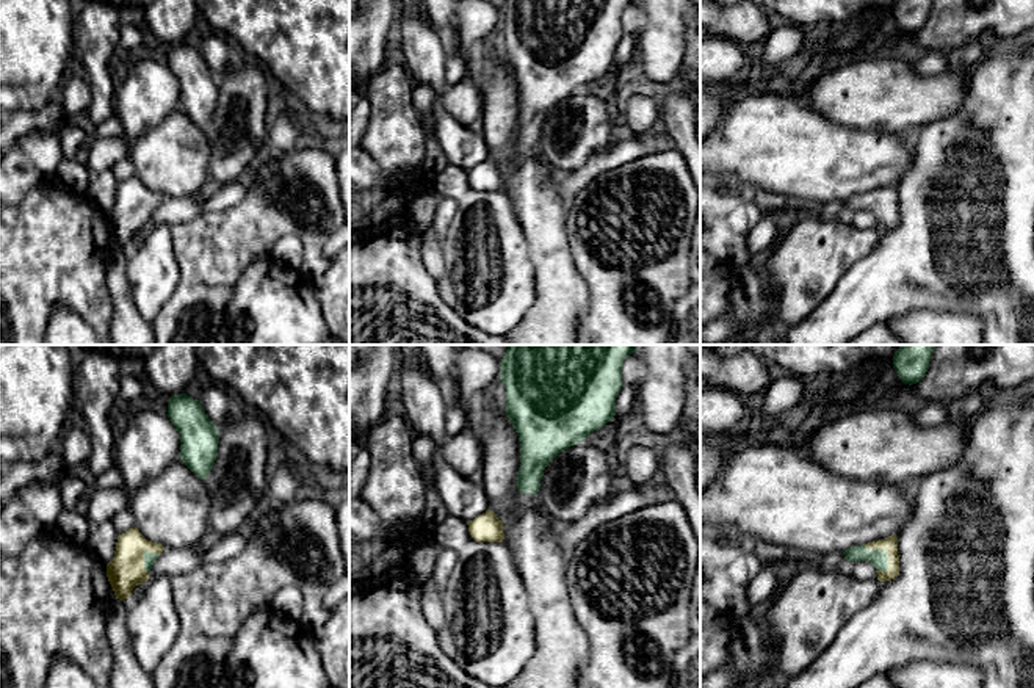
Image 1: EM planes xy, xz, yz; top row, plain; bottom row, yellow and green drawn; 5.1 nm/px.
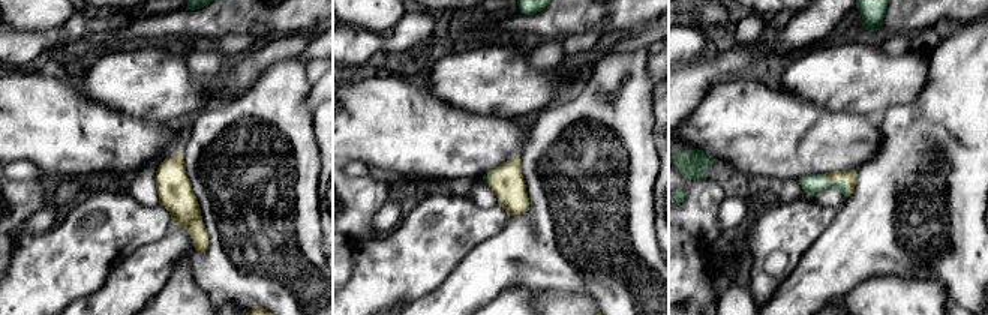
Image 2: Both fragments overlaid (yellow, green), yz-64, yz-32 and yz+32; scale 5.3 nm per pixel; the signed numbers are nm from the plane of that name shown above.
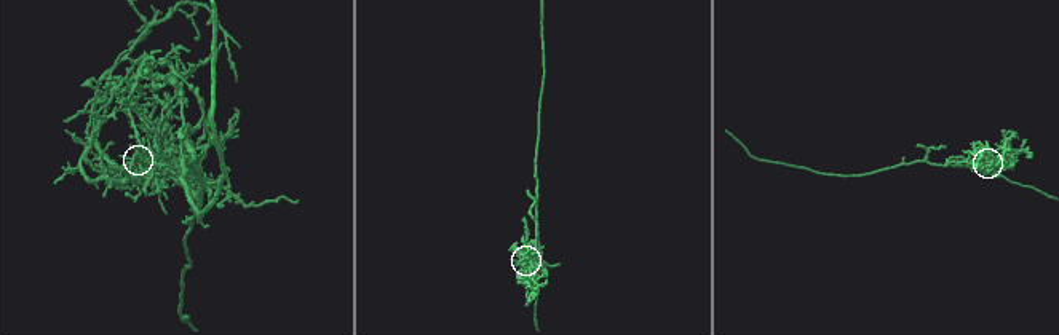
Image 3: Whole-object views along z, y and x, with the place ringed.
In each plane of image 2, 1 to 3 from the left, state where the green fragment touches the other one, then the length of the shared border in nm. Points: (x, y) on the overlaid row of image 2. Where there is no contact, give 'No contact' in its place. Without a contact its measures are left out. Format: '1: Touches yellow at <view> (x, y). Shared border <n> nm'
1: No contact
2: Touches yellow at yz-32 (489, 179). Shared border 50 nm
3: Touches yellow at yz+32 (840, 180). Shared border 190 nm

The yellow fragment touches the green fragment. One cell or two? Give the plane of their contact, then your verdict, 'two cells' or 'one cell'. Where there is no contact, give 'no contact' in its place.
yz | one cell

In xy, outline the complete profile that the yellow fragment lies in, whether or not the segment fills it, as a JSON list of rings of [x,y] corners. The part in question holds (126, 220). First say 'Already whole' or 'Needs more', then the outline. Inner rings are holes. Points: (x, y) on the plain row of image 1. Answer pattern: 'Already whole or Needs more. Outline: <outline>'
Needs more. Outline: [[[136,176],[118,185],[114,205],[107,213],[116,248],[128,248],[135,235],[147,230],[149,219],[163,199],[161,193],[147,190]]]

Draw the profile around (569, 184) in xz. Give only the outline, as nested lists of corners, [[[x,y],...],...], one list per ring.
[[[656,132],[652,139],[636,136],[628,141],[614,143],[608,150],[592,155],[581,168],[562,174],[556,172],[553,185],[562,201],[570,205],[575,196],[598,174],[666,149],[674,149],[674,138],[666,132]]]

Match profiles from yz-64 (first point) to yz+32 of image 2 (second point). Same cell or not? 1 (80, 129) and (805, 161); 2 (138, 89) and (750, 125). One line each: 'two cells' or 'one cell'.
1: one cell
2: two cells

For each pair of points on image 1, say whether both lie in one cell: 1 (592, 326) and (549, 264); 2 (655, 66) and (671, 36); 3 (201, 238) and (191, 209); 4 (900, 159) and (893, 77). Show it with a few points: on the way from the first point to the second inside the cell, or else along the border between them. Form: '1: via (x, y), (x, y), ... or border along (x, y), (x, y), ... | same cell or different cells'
1: border along (582, 276), (588, 290), (588, 306), (578, 328) | different cells
2: via (661, 58), (663, 44) | same cell
3: border along (231, 207), (201, 212), (190, 220), (169, 226) | different cells
4: border along (862, 129), (912, 137) | different cells

